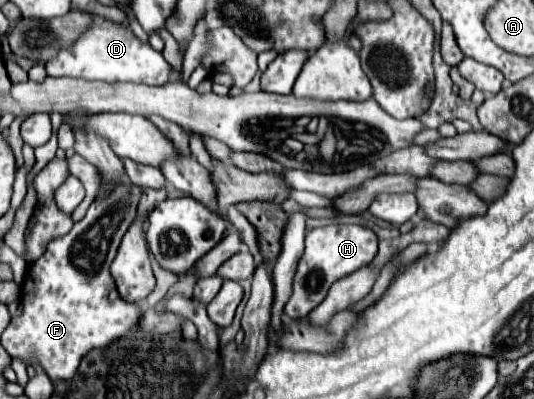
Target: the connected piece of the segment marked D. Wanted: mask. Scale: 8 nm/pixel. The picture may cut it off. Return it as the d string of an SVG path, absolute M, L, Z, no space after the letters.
M93 16L93 26L67 50L61 50L53 60L47 62L49 76L73 76L85 80L103 82L133 82L159 86L167 84L173 68L165 62L161 52L155 52L149 44L143 44L125 24L117 24L103 16Z

